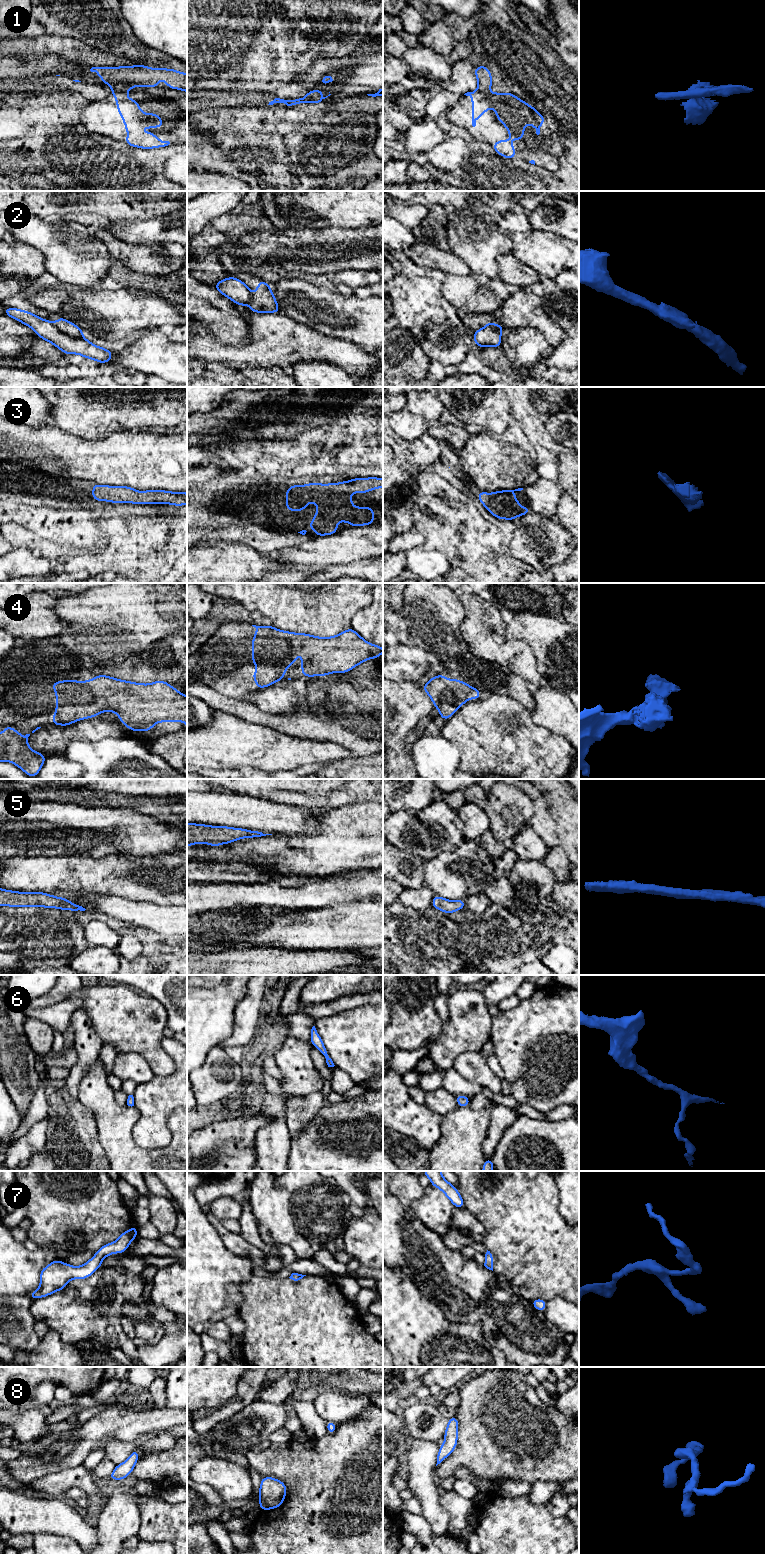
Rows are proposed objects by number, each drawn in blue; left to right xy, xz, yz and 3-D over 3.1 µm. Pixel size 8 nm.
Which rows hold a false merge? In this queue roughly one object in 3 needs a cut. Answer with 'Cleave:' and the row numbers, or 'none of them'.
Cleave: 1, 2

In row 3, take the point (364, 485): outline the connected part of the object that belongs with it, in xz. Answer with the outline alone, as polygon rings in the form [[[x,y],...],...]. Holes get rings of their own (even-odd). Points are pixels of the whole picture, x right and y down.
[[[378,477],[370,478],[355,478],[350,481],[344,481],[339,483],[330,483],[330,484],[319,484],[319,483],[309,483],[308,485],[292,485],[286,489],[286,510],[287,511],[305,511],[305,507],[310,504],[311,501],[315,501],[317,504],[317,512],[312,521],[309,522],[308,527],[313,529],[313,532],[316,533],[316,536],[331,535],[338,532],[338,527],[336,523],[338,521],[348,522],[351,527],[353,526],[362,526],[362,525],[373,525],[374,524],[374,508],[373,507],[353,507],[352,506],[352,496],[351,493],[358,493],[359,491],[362,494],[366,494],[368,491],[373,489],[383,488],[383,479]]]

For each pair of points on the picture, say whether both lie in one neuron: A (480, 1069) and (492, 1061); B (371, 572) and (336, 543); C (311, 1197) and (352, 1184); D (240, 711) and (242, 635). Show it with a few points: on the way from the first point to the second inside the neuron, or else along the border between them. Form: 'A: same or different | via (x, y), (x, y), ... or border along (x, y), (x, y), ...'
A: different | border along (485, 1059), (489, 1068), (500, 1080)
B: different | border along (372, 558), (348, 563), (336, 563), (334, 565)
C: different | border along (334, 1181), (352, 1202)
D: different | border along (217, 691), (228, 696), (244, 697)

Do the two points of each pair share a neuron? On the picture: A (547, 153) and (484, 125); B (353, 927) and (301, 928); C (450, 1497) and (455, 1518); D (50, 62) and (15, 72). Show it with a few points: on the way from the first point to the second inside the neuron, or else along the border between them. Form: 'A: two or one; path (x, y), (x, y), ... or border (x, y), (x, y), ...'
A: one; path (531, 140), (510, 125), (500, 125)
B: one; path (340, 927), (314, 928)
C: one; path (452, 1502), (455, 1505), (455, 1513)
D: one; path (41, 66), (33, 70), (24, 71)

